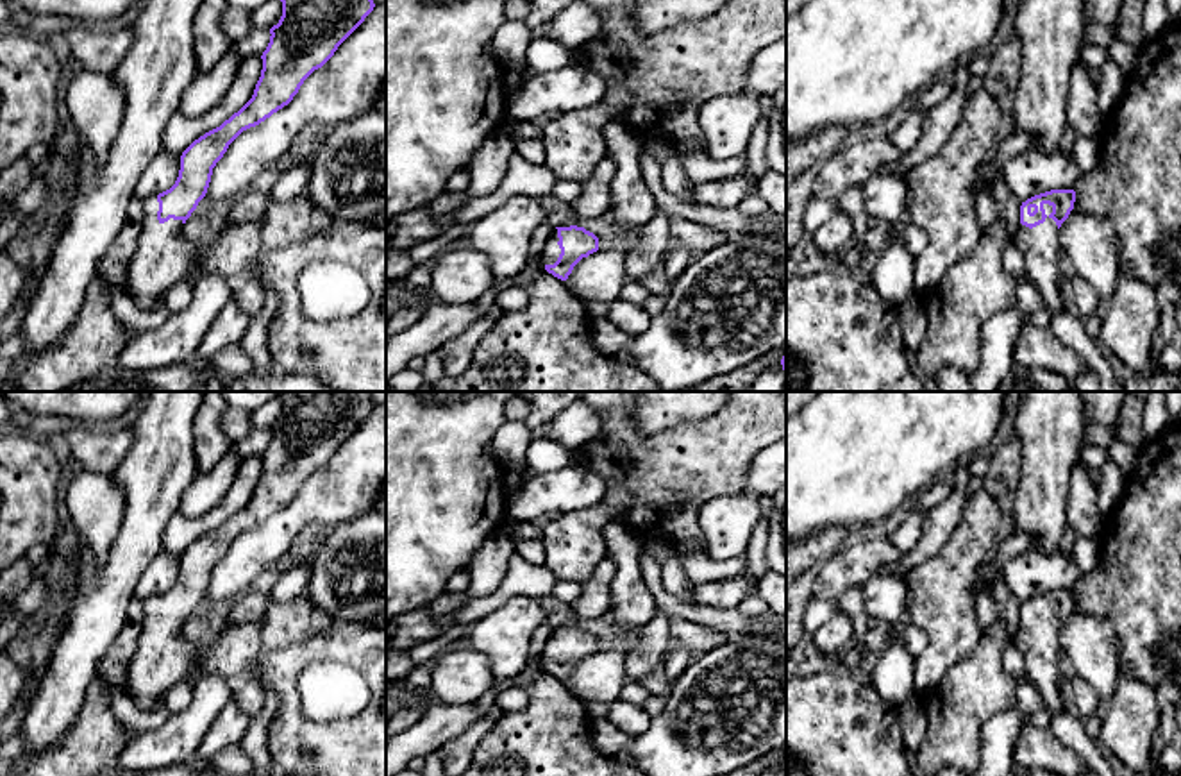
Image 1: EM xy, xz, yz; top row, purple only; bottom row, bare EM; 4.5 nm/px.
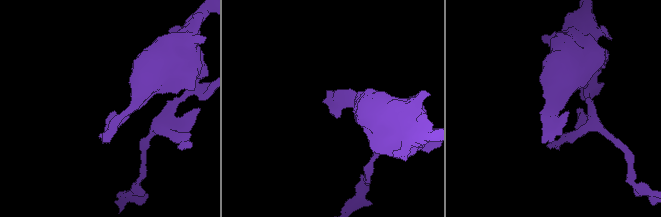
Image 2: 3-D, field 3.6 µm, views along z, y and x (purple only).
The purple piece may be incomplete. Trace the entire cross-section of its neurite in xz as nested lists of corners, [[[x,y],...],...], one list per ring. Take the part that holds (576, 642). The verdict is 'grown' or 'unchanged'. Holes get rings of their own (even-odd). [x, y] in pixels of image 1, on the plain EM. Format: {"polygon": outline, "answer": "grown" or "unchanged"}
{"polygon": [[[554,628],[545,649],[543,665],[549,674],[566,681],[574,667],[599,651],[599,638],[584,628]]], "answer": "grown"}

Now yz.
{"polygon": [[[1051,590],[1034,595],[1020,606],[1020,626],[1013,637],[1022,653],[1024,671],[1042,696],[1049,713],[1063,712],[1060,692],[1060,628],[1074,610],[1074,590]]], "answer": "grown"}

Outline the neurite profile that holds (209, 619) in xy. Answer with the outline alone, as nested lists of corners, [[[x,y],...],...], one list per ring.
[[[234,594],[223,601],[204,597],[191,617],[182,626],[182,635],[193,653],[205,651],[218,635],[229,626],[230,608],[243,599],[243,594]]]

